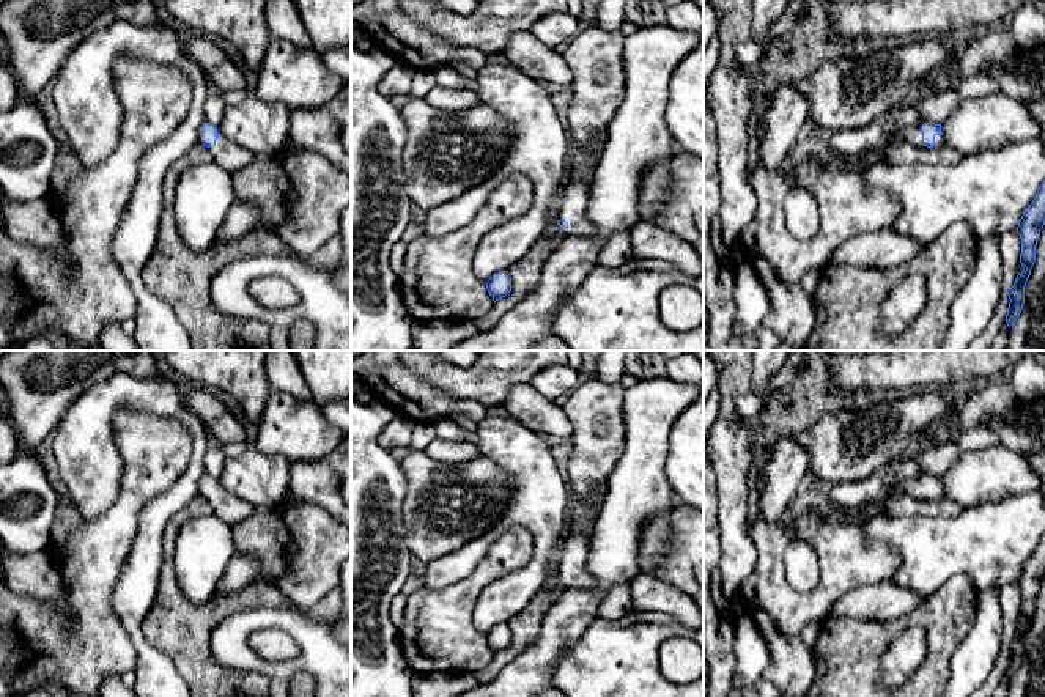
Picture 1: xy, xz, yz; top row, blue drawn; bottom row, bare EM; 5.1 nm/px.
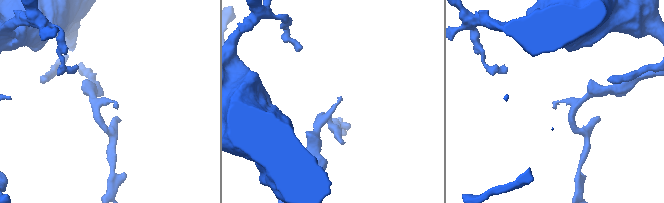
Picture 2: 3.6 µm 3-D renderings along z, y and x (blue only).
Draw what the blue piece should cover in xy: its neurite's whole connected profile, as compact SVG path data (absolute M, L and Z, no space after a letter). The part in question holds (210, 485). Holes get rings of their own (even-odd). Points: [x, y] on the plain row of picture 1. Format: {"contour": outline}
{"contour": "M205 475L198 485L198 496L203 496L214 514L225 521L228 526L238 524L255 513L255 507L225 491L219 480Z"}

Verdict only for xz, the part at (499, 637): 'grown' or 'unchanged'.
unchanged

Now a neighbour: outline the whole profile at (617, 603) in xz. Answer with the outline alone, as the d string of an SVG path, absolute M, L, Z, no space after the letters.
M630 584L611 587L601 599L598 618L619 620L633 610Z

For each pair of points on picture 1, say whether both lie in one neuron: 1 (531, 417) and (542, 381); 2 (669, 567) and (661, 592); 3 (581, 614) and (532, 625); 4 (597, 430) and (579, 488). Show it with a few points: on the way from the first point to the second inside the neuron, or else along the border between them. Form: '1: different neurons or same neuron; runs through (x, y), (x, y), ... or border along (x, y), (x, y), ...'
1: different neurons; border along (529, 383), (554, 401)
2: different neurons; border along (647, 573), (680, 589), (686, 595)
3: different neurons; border along (562, 592), (546, 612), (539, 637), (520, 653)
4: same neuron; runs through (597, 444), (586, 474)

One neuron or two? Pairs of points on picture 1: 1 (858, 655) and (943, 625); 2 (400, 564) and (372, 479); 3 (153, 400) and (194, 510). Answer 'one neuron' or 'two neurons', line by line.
1: one neuron
2: one neuron
3: two neurons

